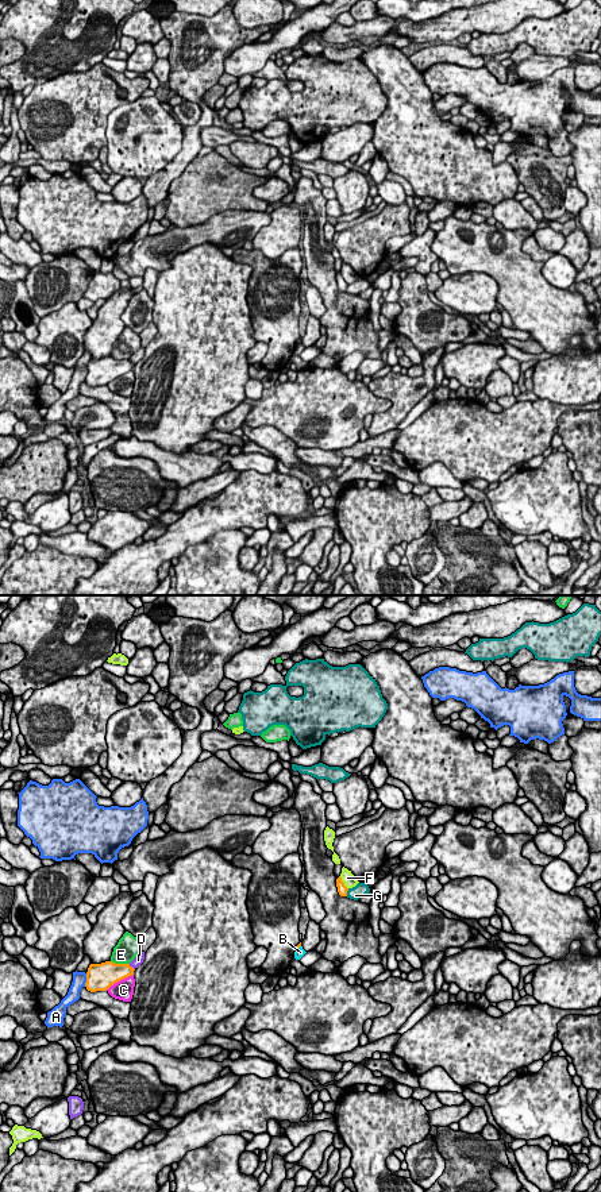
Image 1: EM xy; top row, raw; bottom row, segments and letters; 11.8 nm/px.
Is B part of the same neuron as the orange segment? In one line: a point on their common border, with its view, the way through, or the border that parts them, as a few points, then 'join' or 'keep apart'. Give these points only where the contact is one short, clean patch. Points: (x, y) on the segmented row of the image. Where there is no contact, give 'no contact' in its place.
contact xy (299, 946); border xy (300, 945), (297, 949); keep apart

